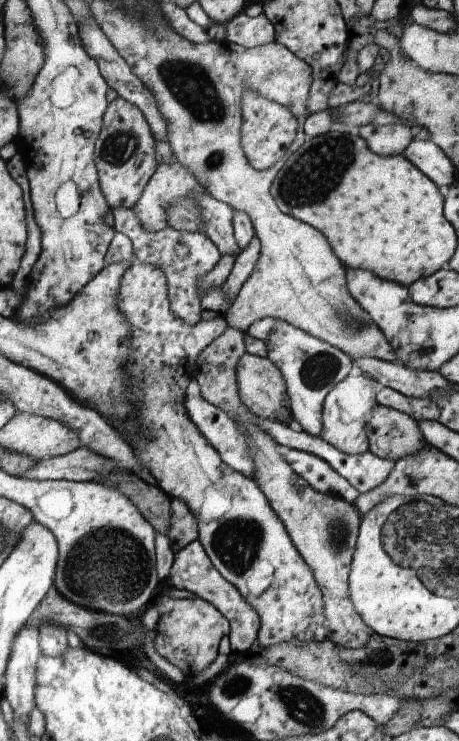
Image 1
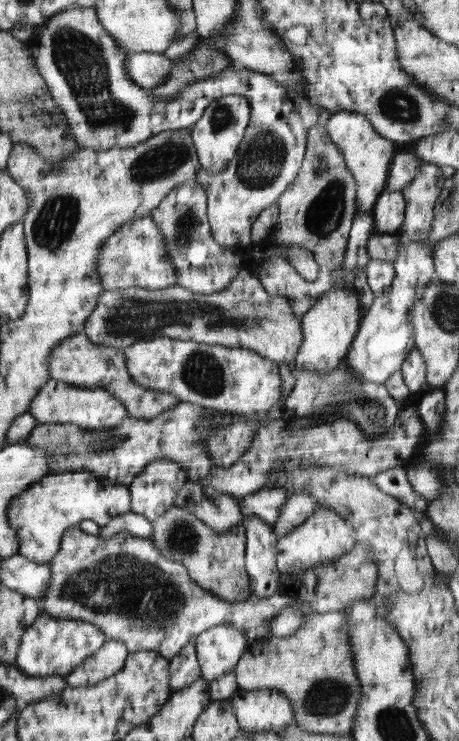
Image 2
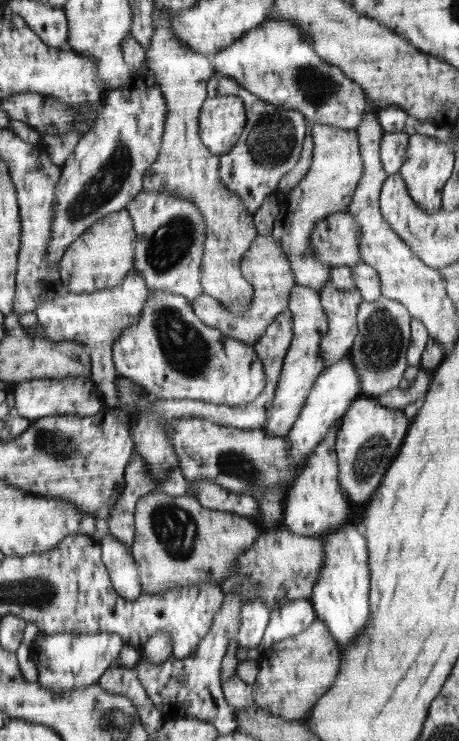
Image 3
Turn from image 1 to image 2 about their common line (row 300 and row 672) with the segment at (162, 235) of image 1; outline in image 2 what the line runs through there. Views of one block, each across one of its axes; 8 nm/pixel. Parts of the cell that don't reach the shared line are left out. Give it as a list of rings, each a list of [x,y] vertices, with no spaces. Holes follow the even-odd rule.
[[[193,645],[184,646],[175,657],[169,661],[170,677],[169,682],[173,690],[183,689],[192,684],[202,675],[196,647]]]

